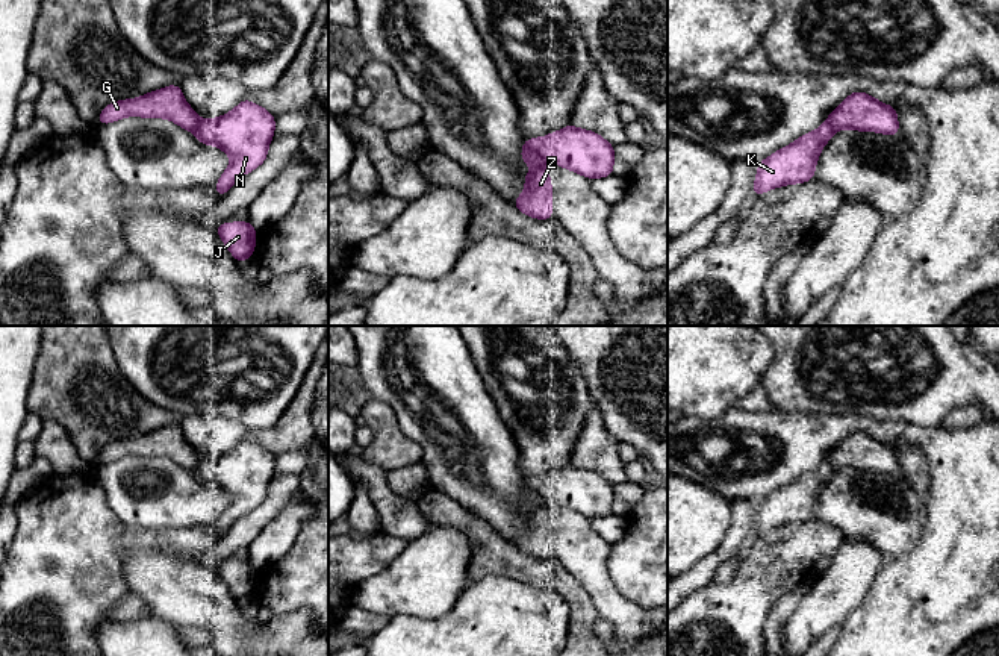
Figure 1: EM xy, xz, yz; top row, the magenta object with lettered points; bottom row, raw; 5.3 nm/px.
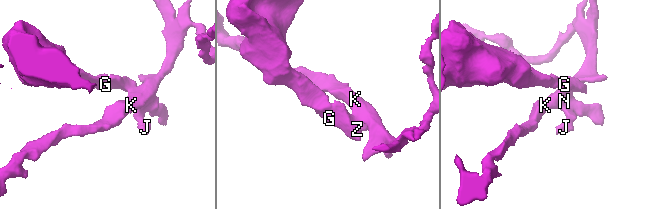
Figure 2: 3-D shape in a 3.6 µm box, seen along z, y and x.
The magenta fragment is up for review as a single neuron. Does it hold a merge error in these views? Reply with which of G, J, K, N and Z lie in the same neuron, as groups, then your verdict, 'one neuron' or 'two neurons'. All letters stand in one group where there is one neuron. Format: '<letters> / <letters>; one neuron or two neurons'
G Z / J K N; two neurons

